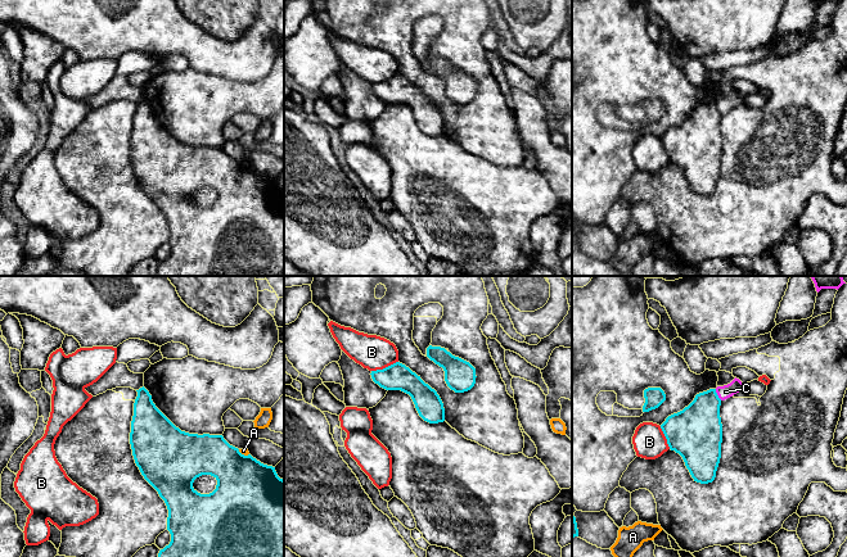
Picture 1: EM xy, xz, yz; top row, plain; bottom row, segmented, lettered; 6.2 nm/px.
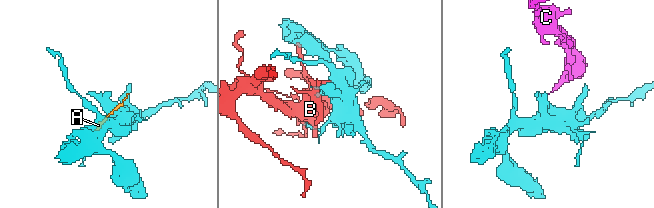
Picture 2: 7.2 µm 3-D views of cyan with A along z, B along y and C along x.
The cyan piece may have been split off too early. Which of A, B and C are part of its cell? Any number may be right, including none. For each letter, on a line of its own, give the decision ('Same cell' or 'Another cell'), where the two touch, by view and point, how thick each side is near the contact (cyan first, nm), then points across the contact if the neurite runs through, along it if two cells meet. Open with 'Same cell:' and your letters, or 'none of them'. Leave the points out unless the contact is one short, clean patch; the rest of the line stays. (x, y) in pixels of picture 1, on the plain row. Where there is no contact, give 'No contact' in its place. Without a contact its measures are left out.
Same cell: none of them
A: Another cell. Touches cyan at xy (243, 167). Thickness 420 nm (cyan) against 40 nm
B: Another cell. Touches cyan at xz (386, 80). Thickness 170 nm (cyan) against 220 nm
C: Another cell. Touches cyan at yz (716, 107). Thickness 300 nm (cyan) against 90 nm. Boundary: yz (715, 102), (721, 112)

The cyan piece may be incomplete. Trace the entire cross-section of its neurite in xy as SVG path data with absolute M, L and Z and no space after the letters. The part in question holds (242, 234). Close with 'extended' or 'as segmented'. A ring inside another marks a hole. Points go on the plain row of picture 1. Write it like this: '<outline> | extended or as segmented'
M144 99L136 104L130 145L132 168L141 187L158 204L168 222L167 243L171 246L171 254L159 263L157 276L281 276L284 272L284 193L278 189L275 180L261 176L251 167L242 167L222 148L198 148L181 144L156 119L152 108ZM202 187L211 187L217 193L216 201L210 207L201 207L193 200L194 193Z | as segmented

